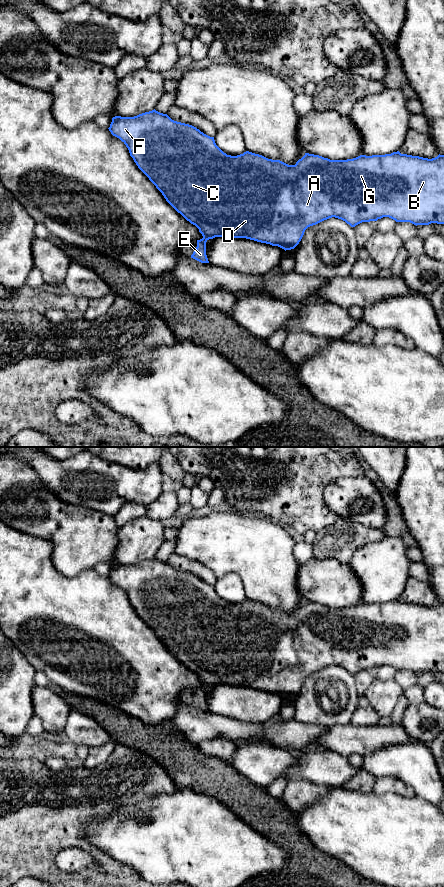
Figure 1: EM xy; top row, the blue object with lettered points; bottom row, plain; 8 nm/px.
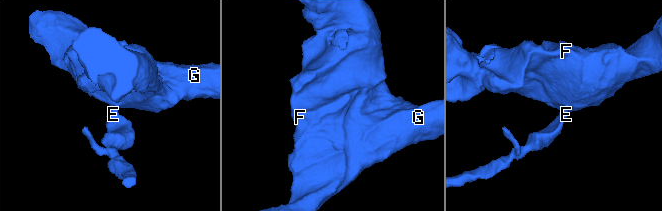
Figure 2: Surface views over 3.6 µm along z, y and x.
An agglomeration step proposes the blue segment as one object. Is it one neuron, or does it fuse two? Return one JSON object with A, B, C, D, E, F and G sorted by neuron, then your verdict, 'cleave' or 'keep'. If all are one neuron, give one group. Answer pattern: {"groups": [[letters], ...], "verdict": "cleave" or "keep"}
{"groups": [["A", "B", "C", "D", "F", "G"], ["E"]], "verdict": "cleave"}

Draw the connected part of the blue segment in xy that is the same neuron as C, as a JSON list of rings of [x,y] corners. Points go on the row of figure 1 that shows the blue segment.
[[[155,109],[134,117],[115,116],[108,129],[126,145],[138,168],[166,201],[195,225],[207,240],[215,237],[246,238],[278,246],[286,251],[299,244],[308,227],[332,217],[345,221],[351,227],[383,217],[396,222],[410,222],[416,226],[444,224],[444,155],[428,159],[397,151],[385,155],[330,160],[305,153],[295,165],[249,151],[231,156],[216,145],[214,137],[192,125],[174,121]]]

